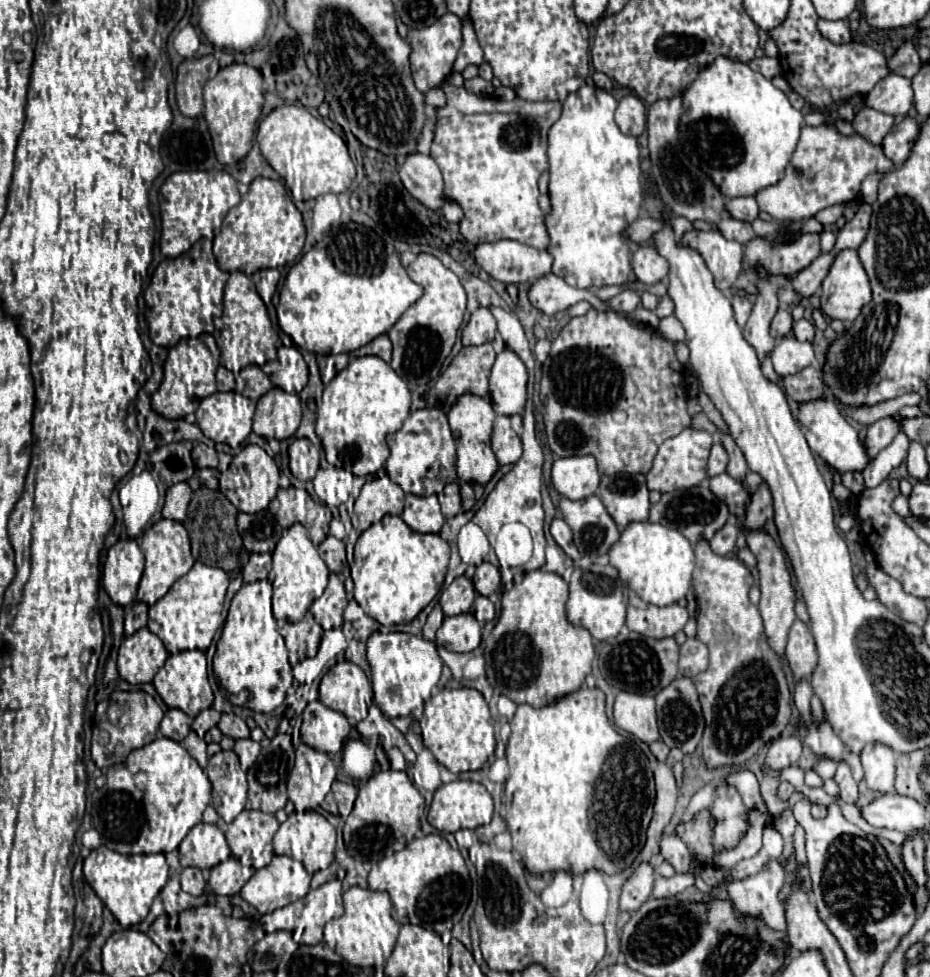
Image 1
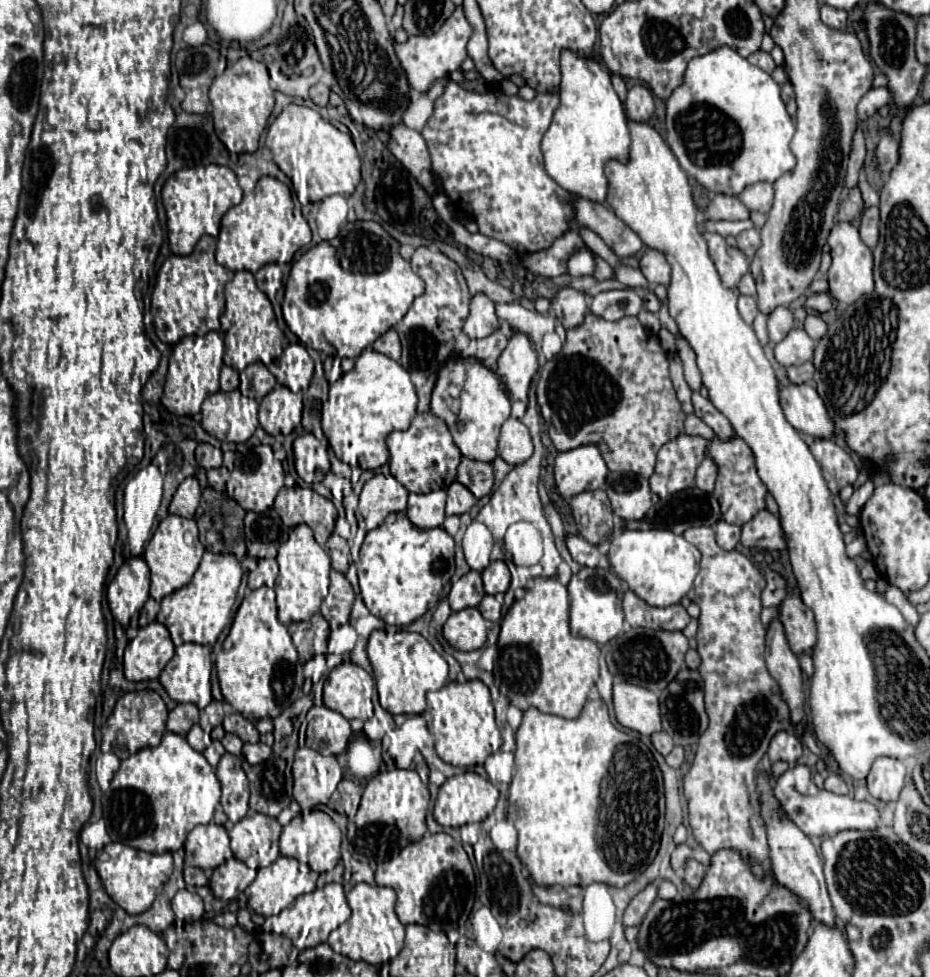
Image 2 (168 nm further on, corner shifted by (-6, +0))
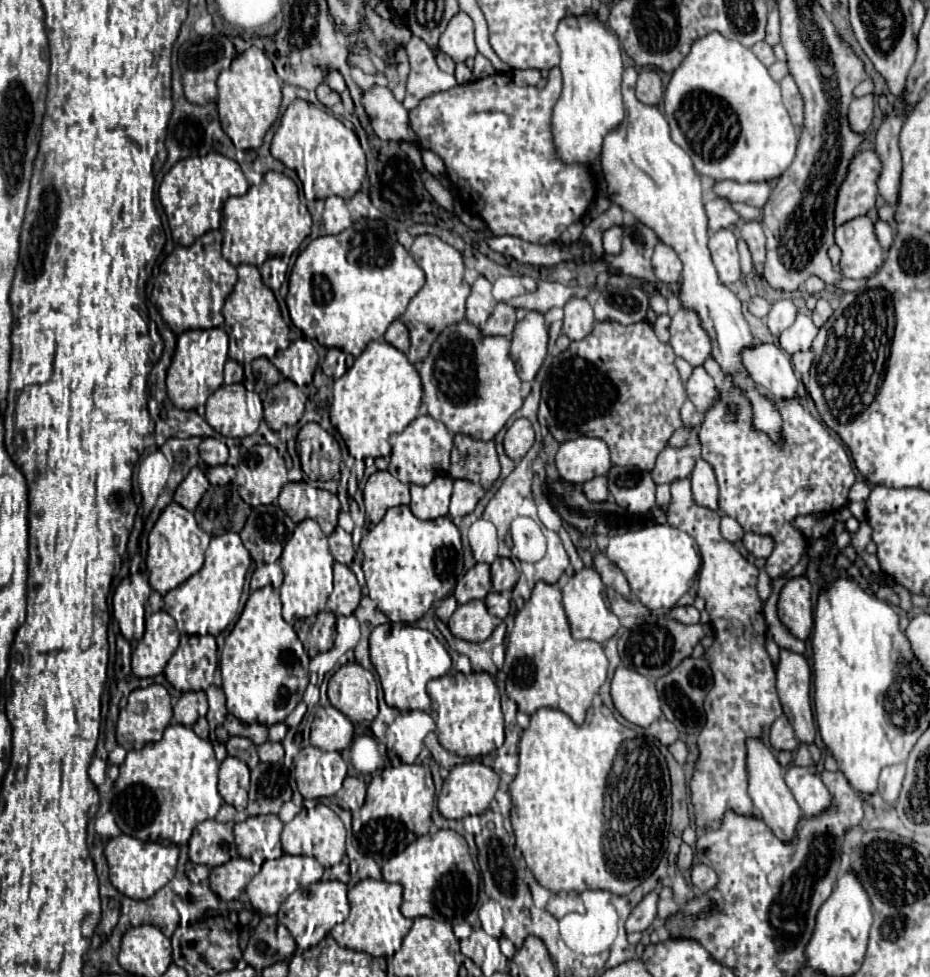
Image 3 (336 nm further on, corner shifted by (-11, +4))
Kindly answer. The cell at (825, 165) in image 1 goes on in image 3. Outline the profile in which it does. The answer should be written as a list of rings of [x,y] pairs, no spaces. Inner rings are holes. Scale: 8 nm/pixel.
[[[721,181],[713,185],[713,191],[719,197],[725,197],[733,203],[747,203],[751,207],[763,209],[769,195],[771,195],[771,183],[759,181],[759,183],[735,183],[735,181]]]

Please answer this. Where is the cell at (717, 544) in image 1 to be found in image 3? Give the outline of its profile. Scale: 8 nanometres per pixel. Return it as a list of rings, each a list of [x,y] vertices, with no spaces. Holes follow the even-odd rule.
[[[723,515],[721,517],[721,535],[727,539],[727,541],[731,541],[731,543],[735,543],[735,541],[739,541],[741,537],[743,537],[743,527],[735,521],[735,519],[731,519],[731,517],[727,517],[727,515]]]

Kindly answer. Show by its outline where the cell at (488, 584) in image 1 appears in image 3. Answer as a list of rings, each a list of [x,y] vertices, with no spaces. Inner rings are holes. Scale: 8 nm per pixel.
[[[497,559],[491,565],[491,581],[493,581],[493,589],[495,591],[505,591],[505,589],[513,589],[515,583],[519,579],[519,573],[515,569],[515,565],[511,563],[511,559]]]

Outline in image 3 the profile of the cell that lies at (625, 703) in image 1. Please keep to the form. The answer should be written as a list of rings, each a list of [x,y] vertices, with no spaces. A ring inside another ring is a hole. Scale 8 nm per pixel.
[[[617,667],[611,681],[611,697],[617,711],[633,725],[649,727],[655,719],[663,717],[655,681],[627,667]]]

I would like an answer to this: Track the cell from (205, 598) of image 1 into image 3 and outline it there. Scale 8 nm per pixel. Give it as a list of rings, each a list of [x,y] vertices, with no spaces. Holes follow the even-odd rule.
[[[223,533],[219,537],[213,537],[205,551],[203,569],[163,597],[165,599],[163,611],[167,611],[177,621],[177,629],[185,635],[217,637],[233,621],[237,613],[249,565],[251,565],[249,551],[243,547],[237,533]]]

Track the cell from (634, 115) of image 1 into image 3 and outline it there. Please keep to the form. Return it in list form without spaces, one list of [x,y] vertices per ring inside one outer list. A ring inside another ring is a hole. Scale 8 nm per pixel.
[[[643,69],[639,73],[635,93],[637,93],[637,99],[645,105],[659,105],[663,99],[663,83],[661,83],[661,77],[657,75],[657,71]]]

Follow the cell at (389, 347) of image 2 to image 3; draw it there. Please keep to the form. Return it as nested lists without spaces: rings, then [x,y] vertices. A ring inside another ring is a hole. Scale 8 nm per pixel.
[[[393,321],[385,333],[385,341],[393,347],[397,347],[399,351],[407,353],[409,351],[409,333],[407,327],[401,321]]]

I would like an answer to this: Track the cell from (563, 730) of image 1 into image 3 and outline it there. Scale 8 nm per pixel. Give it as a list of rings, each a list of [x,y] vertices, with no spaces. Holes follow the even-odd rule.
[[[605,705],[589,707],[583,725],[575,725],[563,711],[543,707],[531,715],[531,725],[523,731],[519,743],[519,773],[509,785],[513,799],[511,825],[527,867],[535,879],[553,893],[607,889],[615,895],[627,895],[631,887],[635,887],[631,879],[615,879],[615,875],[607,871],[607,863],[603,863],[603,779],[607,779],[611,759],[615,759],[615,751],[619,751],[619,743],[623,743],[623,731],[627,731],[627,727],[623,727]]]

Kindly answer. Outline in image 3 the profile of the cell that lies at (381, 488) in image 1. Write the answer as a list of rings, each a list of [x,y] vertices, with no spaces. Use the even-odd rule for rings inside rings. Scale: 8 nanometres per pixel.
[[[377,471],[369,477],[363,489],[363,500],[367,517],[373,525],[377,525],[387,509],[409,505],[409,485],[395,479],[389,471]]]

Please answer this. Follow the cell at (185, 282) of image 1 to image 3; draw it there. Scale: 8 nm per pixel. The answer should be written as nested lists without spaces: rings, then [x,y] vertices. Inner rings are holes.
[[[207,231],[193,245],[175,247],[160,265],[160,271],[151,301],[175,335],[189,329],[211,329],[223,325],[221,309],[225,297],[237,283],[237,271],[221,257],[221,231]]]

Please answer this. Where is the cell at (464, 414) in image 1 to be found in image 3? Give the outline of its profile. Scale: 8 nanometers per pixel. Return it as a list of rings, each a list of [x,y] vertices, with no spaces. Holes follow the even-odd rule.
[[[461,321],[447,327],[437,341],[433,343],[427,359],[419,365],[419,375],[423,375],[423,397],[429,407],[429,415],[439,419],[453,435],[463,433],[473,439],[493,441],[495,435],[505,427],[509,417],[523,405],[519,395],[521,379],[517,377],[515,363],[509,357],[509,339],[507,337],[483,337],[479,327]]]

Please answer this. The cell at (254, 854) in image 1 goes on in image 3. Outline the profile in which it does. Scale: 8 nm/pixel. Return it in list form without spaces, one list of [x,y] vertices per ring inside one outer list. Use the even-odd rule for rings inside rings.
[[[257,815],[257,817],[249,817],[247,821],[243,823],[237,823],[235,825],[235,843],[237,843],[237,857],[245,857],[245,859],[251,859],[259,871],[263,864],[263,861],[267,859],[277,859],[283,855],[283,849],[281,849],[281,829],[283,829],[283,823],[277,815]]]

